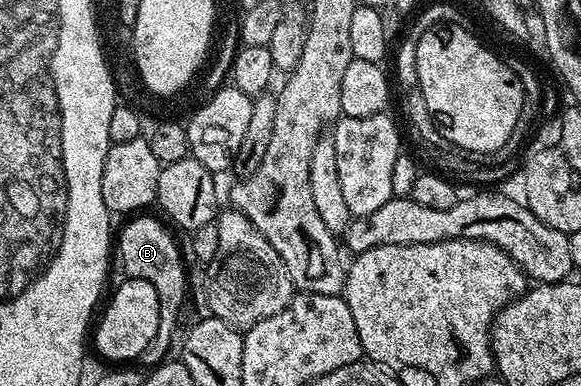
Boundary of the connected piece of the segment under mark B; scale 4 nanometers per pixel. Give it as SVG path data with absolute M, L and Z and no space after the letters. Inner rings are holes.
M139 214L131 220L123 229L117 232L117 256L119 252L119 264L123 267L123 276L132 280L144 280L157 290L157 302L159 303L159 325L153 342L138 358L138 363L144 369L150 370L166 361L175 340L175 327L179 324L179 311L183 308L183 299L187 296L188 269L183 263L183 256L179 251L176 237L167 233L168 225L162 219L154 220L151 214Z

